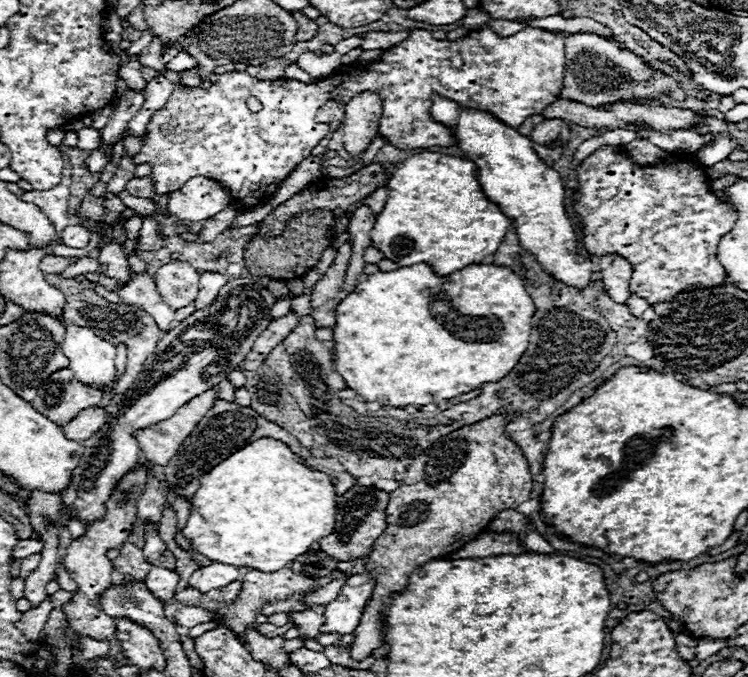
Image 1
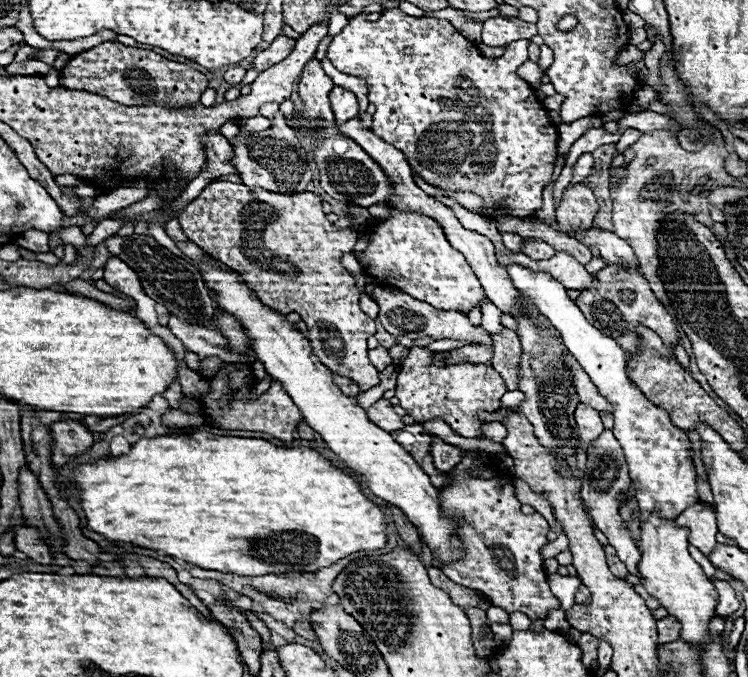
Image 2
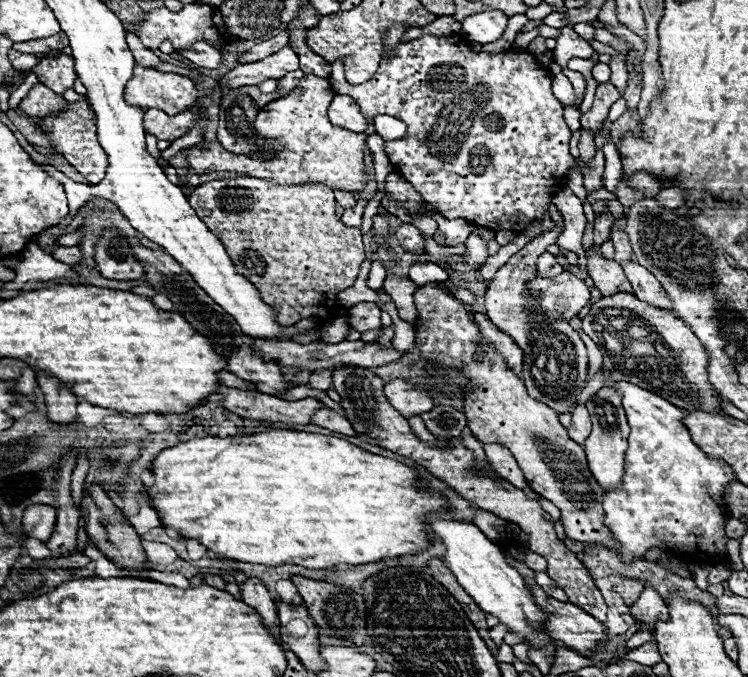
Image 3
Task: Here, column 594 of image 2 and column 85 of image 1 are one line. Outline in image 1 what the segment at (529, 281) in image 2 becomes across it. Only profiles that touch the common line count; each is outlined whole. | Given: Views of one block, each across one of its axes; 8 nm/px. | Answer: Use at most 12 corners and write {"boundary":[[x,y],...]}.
{"boundary":[[70,324],[62,352],[74,378],[108,386],[116,348],[90,328]]}

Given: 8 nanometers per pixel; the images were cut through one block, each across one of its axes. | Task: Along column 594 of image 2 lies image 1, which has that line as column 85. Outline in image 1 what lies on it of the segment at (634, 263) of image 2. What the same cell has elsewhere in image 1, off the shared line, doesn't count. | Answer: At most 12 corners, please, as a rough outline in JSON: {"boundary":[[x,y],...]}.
{"boundary":[[66,226],[62,244],[84,248],[90,240],[90,230],[84,226]]}

